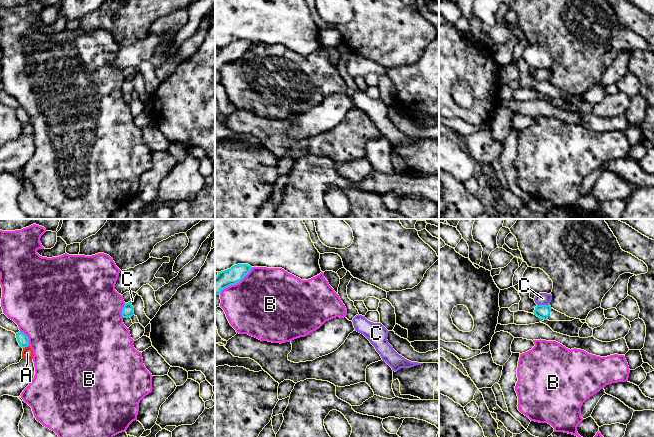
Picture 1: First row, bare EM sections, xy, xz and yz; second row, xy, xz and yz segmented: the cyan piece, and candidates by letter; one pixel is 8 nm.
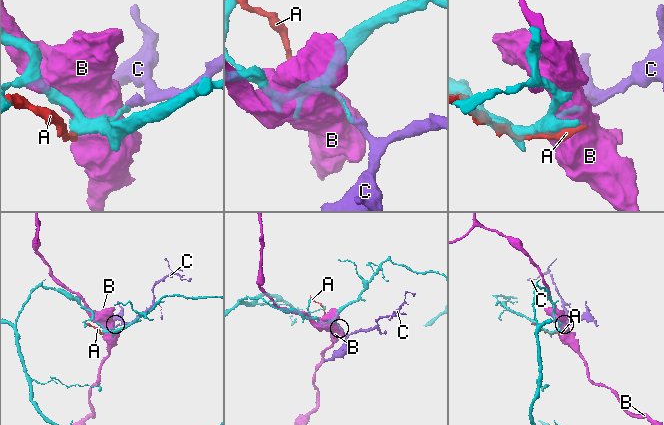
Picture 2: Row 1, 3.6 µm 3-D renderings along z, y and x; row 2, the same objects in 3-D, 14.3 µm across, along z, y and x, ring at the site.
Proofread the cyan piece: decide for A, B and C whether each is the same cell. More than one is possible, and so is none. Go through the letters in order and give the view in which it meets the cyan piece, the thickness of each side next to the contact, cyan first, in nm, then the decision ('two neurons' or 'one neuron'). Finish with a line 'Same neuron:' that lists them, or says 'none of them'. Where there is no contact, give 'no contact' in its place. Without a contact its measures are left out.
A: xy | 90/90 nm | two neurons
B: xz | 140/480 nm | two neurons
C: yz | 110/100 nm | two neurons
Same neuron: none of them

